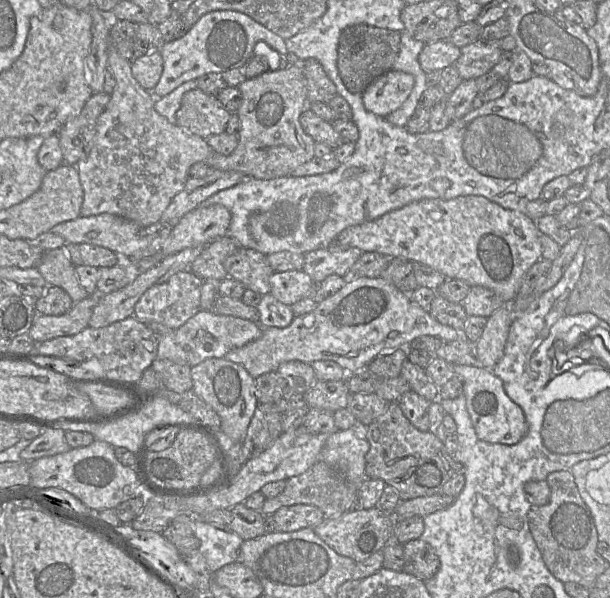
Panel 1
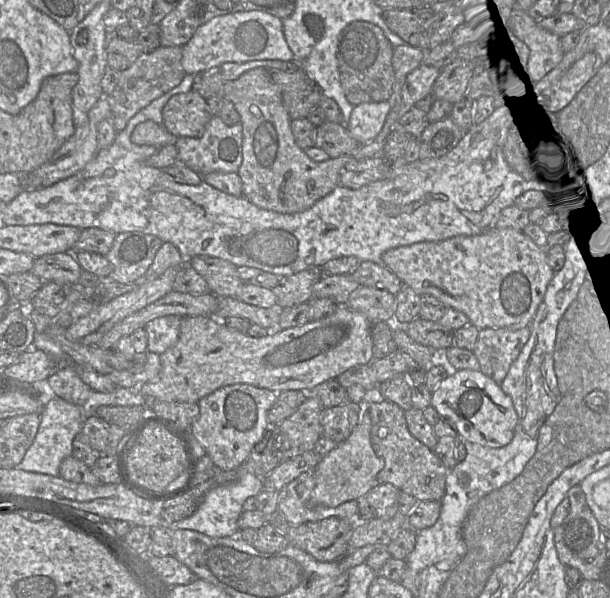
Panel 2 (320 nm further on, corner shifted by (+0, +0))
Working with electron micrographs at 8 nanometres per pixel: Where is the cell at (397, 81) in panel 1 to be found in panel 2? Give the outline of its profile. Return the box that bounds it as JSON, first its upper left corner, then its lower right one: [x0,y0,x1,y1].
[347,101,389,144]

